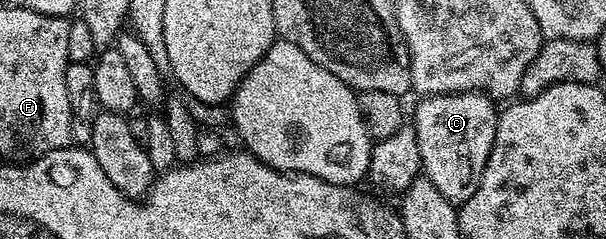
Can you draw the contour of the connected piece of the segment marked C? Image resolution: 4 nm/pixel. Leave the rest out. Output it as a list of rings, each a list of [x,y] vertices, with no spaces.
[[[451,92],[445,96],[425,96],[416,108],[416,137],[423,175],[434,182],[434,187],[457,206],[470,202],[482,170],[494,146],[498,108],[492,97],[483,92]]]

